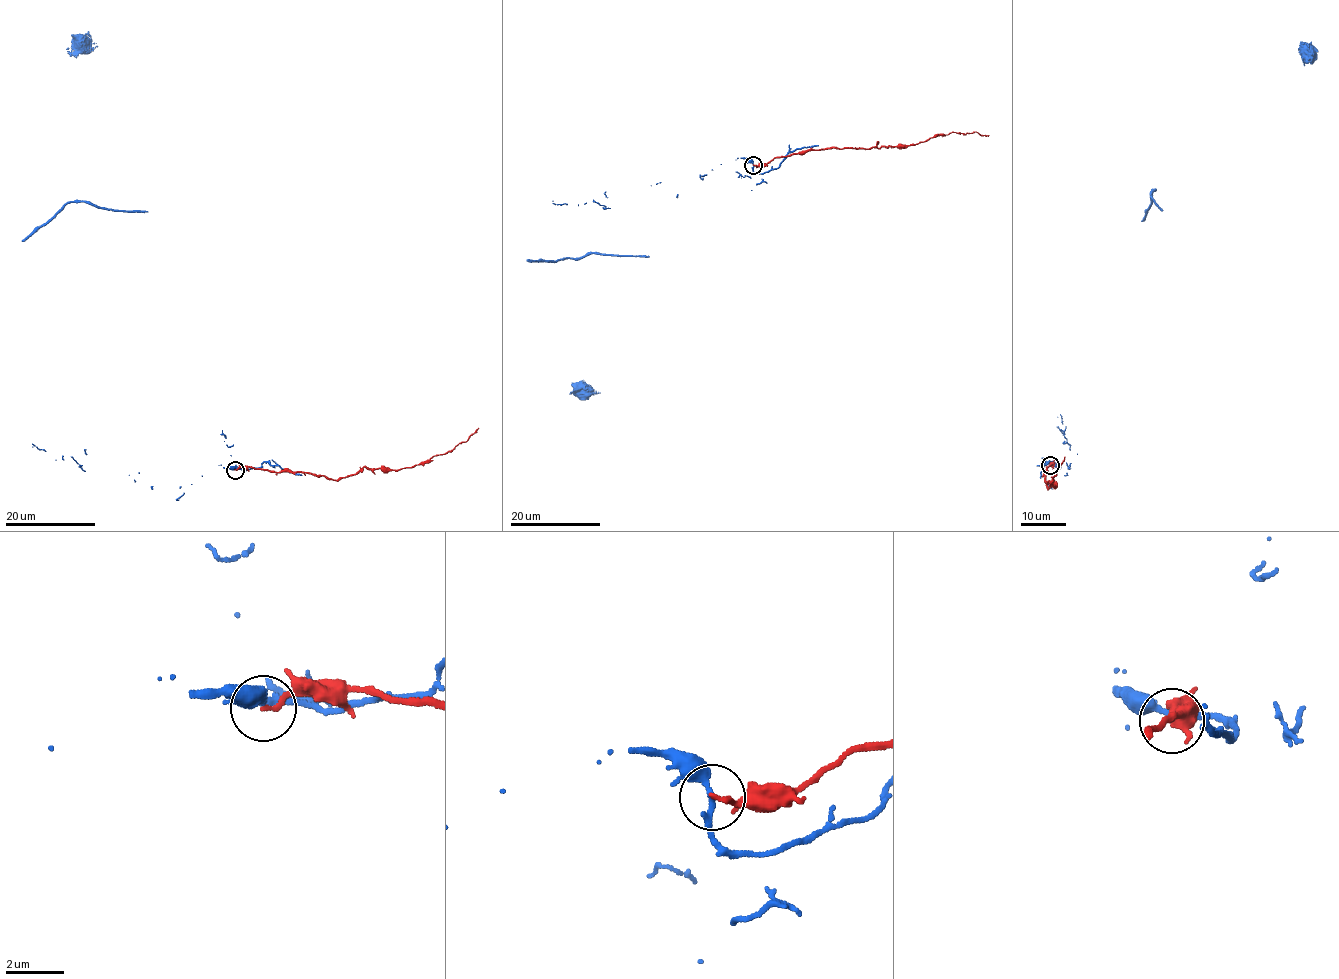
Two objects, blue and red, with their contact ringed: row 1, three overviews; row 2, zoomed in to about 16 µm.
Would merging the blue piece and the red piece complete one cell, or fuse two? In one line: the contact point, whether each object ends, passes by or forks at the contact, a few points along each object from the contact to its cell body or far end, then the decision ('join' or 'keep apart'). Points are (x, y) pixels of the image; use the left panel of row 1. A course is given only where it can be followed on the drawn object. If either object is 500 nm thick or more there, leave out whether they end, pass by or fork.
at (235, 470); blue passes by; red ends there; blue runs (235, 469), (219, 465), (144, 212), (113, 211), (76, 200), (75, 50), (82, 42); red runs (235, 469), (291, 471), (334, 480), (357, 474), (365, 467), (399, 470), (452, 450), (479, 427); keep apart

